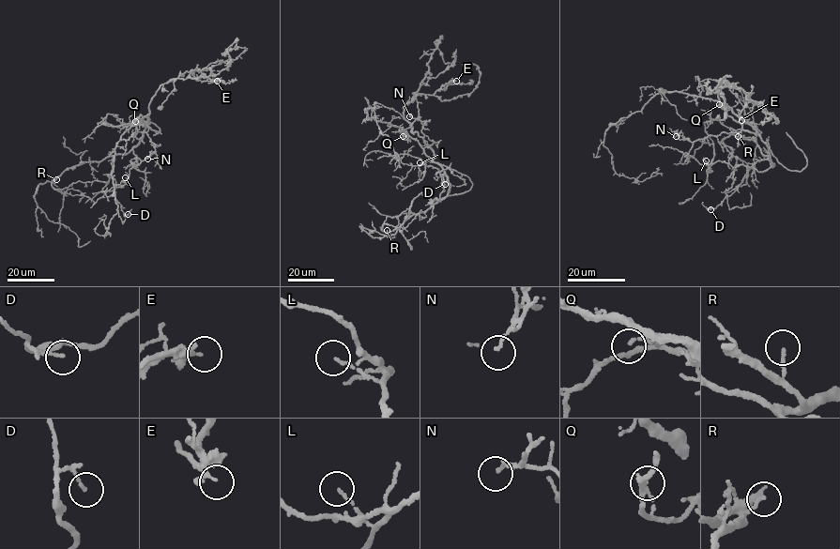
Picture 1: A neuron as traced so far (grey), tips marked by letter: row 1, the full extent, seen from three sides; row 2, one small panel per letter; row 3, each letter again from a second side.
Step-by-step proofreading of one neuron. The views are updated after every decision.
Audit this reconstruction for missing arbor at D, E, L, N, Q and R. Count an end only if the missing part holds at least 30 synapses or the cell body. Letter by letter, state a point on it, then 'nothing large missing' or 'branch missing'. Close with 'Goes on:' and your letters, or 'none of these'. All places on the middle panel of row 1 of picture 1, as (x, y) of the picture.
D: (445, 184) | nothing large missing
E: (456, 81) | branch missing
L: (420, 162) | nothing large missing
N: (409, 116) | nothing large missing
Q: (403, 136) | nothing large missing
R: (387, 230) | nothing large missing
Goes on: E

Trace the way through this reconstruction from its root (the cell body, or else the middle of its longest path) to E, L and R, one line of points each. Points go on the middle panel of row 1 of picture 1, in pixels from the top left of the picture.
E: (438, 164), (433, 160), (434, 150), (404, 118), (403, 108), (412, 101), (416, 93), (435, 94), (456, 81)
L: (438, 164), (449, 182), (448, 191), (449, 183), (438, 169), (420, 162)
R: (438, 164), (450, 184), (445, 197), (430, 208), (407, 218), (394, 234), (389, 236), (387, 230)

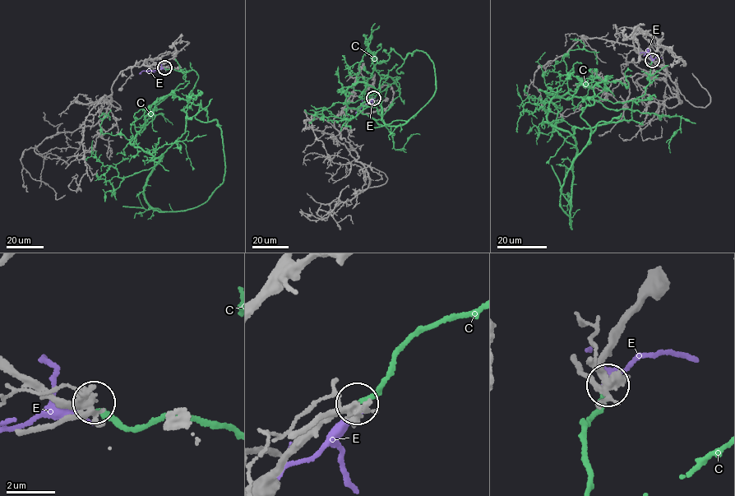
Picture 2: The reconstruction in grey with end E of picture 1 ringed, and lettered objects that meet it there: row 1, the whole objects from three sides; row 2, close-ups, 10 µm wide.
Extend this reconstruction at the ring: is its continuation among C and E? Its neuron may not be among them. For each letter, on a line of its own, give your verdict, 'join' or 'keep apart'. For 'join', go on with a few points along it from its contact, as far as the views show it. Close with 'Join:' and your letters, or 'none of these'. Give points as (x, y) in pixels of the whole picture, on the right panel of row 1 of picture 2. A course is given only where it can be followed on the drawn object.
C: keep apart
E: keep apart
Join: none of these

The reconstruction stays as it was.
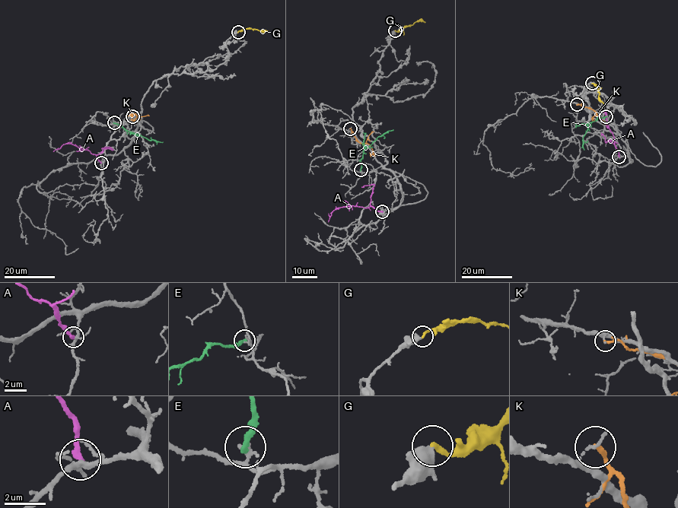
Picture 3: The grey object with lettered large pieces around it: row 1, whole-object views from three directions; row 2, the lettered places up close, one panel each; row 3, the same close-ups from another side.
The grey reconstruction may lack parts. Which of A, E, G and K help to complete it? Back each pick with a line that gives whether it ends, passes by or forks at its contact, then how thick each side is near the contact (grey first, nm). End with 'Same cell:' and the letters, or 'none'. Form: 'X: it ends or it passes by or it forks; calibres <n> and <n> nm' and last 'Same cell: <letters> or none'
G: it ends; calibres 500 and 240 nm
Same cell: G

